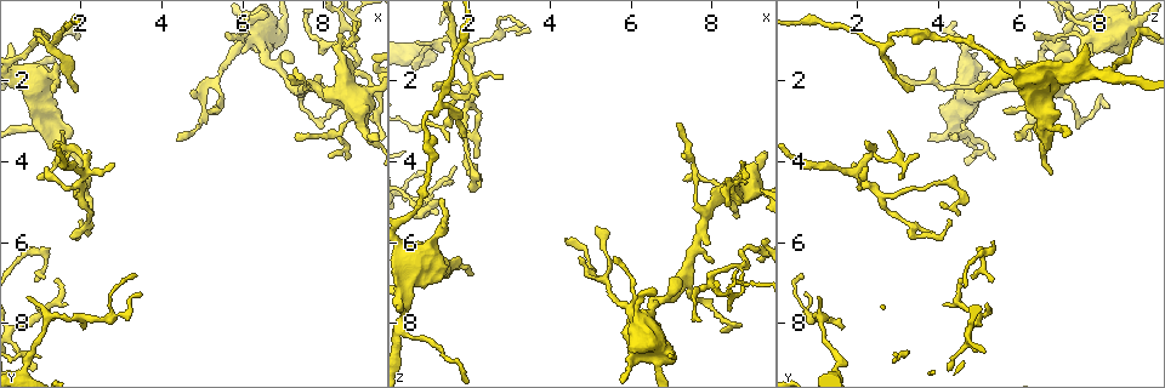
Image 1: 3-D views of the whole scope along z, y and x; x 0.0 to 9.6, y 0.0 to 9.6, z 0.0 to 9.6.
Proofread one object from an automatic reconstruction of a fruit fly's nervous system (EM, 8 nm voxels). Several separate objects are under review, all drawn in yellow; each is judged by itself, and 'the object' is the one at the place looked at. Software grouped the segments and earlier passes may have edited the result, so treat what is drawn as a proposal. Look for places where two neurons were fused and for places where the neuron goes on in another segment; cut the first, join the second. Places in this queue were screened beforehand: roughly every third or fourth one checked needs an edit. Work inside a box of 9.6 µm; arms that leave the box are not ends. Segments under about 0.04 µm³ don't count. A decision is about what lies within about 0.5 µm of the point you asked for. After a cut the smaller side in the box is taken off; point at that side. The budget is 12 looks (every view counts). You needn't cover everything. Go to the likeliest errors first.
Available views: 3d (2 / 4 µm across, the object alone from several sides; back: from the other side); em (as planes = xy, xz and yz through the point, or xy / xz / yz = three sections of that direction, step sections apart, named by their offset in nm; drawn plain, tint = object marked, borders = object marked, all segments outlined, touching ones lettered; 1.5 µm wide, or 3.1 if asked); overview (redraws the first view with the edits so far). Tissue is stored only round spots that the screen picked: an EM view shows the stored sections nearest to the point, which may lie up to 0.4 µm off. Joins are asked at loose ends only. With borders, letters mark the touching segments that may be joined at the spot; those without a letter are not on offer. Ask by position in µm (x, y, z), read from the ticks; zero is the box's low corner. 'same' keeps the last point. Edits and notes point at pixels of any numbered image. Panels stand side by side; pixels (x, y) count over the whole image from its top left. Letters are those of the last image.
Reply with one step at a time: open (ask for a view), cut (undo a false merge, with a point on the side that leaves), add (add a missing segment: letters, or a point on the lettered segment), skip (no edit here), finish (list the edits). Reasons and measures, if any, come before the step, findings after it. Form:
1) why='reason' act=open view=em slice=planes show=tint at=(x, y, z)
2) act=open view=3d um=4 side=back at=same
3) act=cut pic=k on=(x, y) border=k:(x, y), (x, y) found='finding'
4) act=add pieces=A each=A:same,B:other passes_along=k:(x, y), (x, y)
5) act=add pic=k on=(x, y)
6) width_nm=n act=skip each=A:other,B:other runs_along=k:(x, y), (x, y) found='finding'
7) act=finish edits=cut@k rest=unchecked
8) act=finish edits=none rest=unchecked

why='tapers out' act=open view=em slice=planes show=borders at=(2.85, 4.05, 1.95)

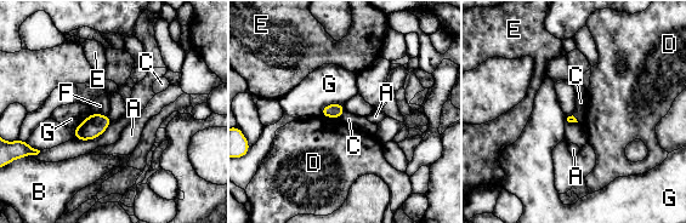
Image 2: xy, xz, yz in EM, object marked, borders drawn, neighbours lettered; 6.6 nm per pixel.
act=skip each=A:other,B:other,C:other,D:other,E:other,F:other,G:other border=2:(345, 112), (339, 118) found='none of them fits'

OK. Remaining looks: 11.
why='thin end' act=open view=em slice=planes show=borders at=(8.70, 2.50, 8.15)

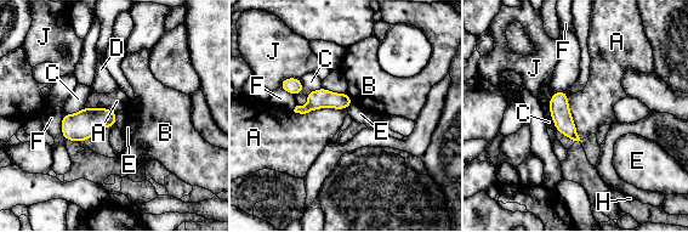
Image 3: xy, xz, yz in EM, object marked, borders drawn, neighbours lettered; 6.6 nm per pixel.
act=skip each=A:other,B:other,C:other,D:other,E:other,F:other,H:other,J:other runs_along=3:(348, 101), (316, 101), (297, 109) found='none of them fits'

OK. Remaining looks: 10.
why='branch stops here' act=open view=3d um=4 at=(8.00, 2.15, 6.55)

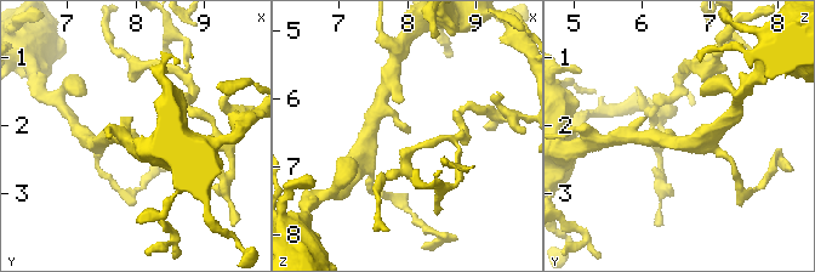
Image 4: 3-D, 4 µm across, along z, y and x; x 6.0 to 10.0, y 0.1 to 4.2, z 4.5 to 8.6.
act=open view=em slice=planes show=borders at=(8.00, 2.20, 6.55)

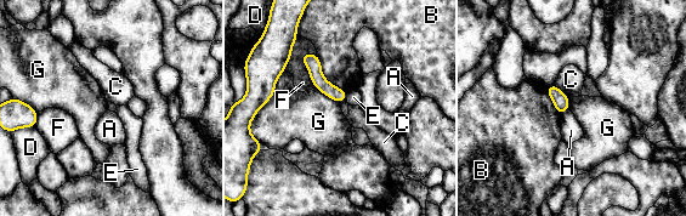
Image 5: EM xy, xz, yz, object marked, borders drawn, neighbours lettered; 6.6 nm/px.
act=skip each=A:other,B:other,C:other,D:other,E:other,F:other,G:other border=5:(283, 72), (275, 94), (256, 114) found='no lettered segment goes on from it'

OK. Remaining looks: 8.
why='free end' act=open view=em slice=planes show=borders at=(7.15, 1.95, 3.00)

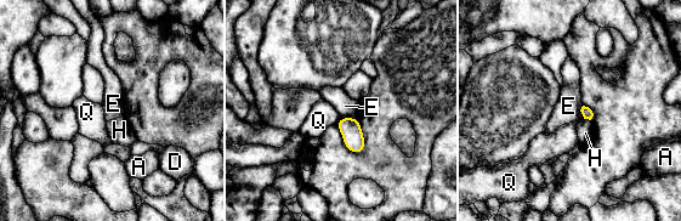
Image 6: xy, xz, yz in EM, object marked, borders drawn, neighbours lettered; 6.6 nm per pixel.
width_nm=70 act=skip each=A:other,D:other,E:other,H:other,Q:other border=6:(341, 117), (356, 118) found='none of them fits'

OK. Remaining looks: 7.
why='abrupt turn' act=open view=3d um=2 at=(1.05, 8.15, 1.15)

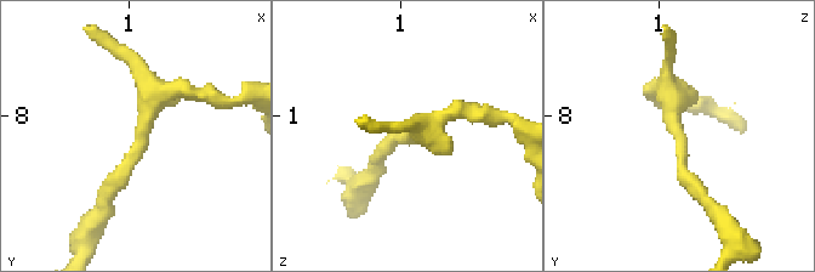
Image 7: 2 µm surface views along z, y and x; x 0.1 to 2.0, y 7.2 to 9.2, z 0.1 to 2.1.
why='now the EM' act=open view=em slice=planes show=borders at=(1.08, 8.18, 1.18)

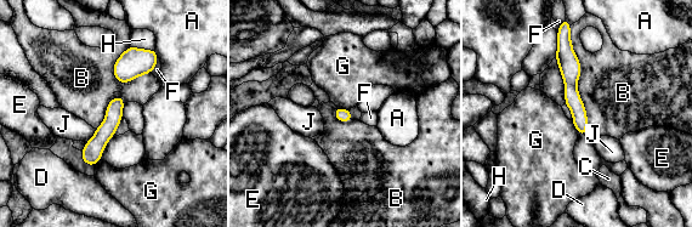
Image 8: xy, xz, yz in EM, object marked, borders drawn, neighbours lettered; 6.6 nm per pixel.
width_nm=100 act=skip each=A:other,B:other,C:other,D:other,E:other,F:other,G:other,H:other,J:other runs_along=8:(563, 43), (582, 132) found='continuous, no second neuron'

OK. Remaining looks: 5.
act=finish edits=none rest=unchecked

